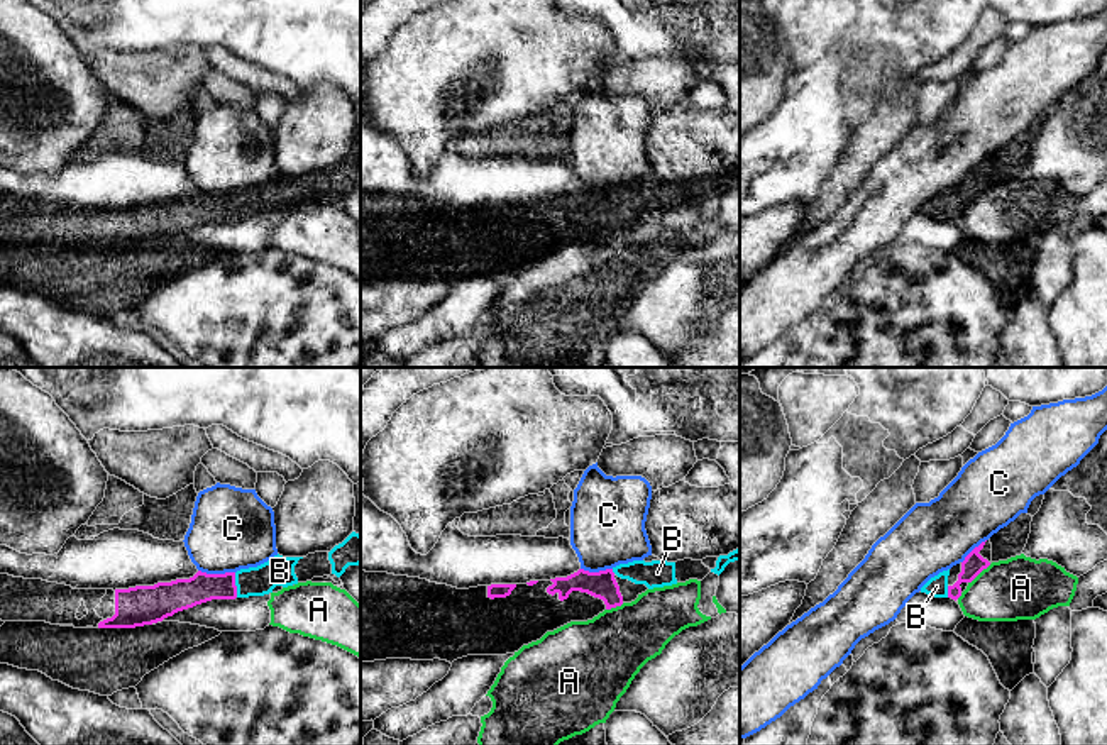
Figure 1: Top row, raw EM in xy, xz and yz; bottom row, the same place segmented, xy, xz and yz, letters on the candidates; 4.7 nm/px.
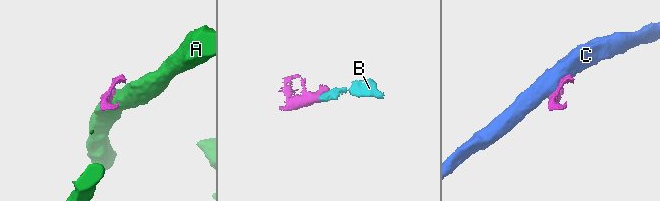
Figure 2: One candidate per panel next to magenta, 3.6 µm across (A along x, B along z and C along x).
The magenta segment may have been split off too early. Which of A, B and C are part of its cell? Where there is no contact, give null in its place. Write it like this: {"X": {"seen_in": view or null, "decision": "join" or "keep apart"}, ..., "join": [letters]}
{"A": {"seen_in": "yz", "decision": "keep apart"}, "B": {"seen_in": "xy", "decision": "join"}, "C": {"seen_in": "xy", "decision": "keep apart"}, "join": ["B"]}

